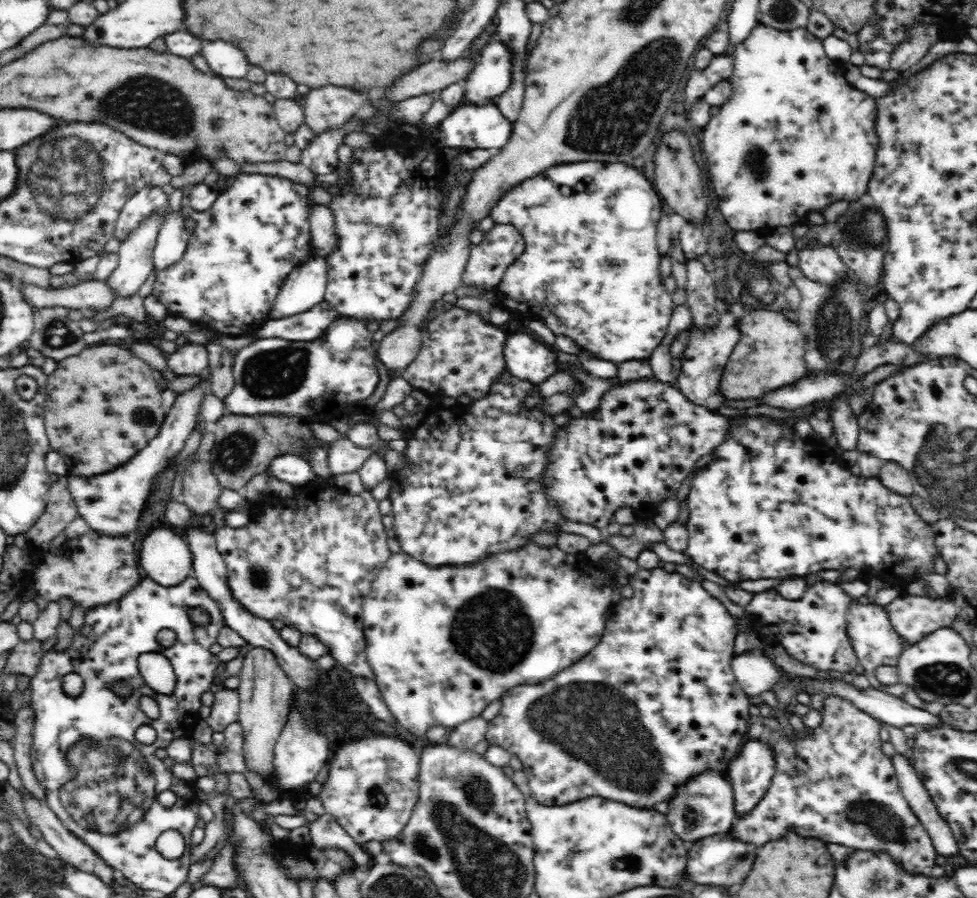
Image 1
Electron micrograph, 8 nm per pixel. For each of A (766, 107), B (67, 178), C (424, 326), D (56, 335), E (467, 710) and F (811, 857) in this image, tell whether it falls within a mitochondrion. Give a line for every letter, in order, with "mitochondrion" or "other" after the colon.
A: other
B: mitochondrion
C: other
D: mitochondrion
E: other
F: other

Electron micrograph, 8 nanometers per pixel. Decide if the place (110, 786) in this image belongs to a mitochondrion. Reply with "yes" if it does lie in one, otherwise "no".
yes

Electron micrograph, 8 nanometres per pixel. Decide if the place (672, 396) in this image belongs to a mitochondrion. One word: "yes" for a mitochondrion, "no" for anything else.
no

